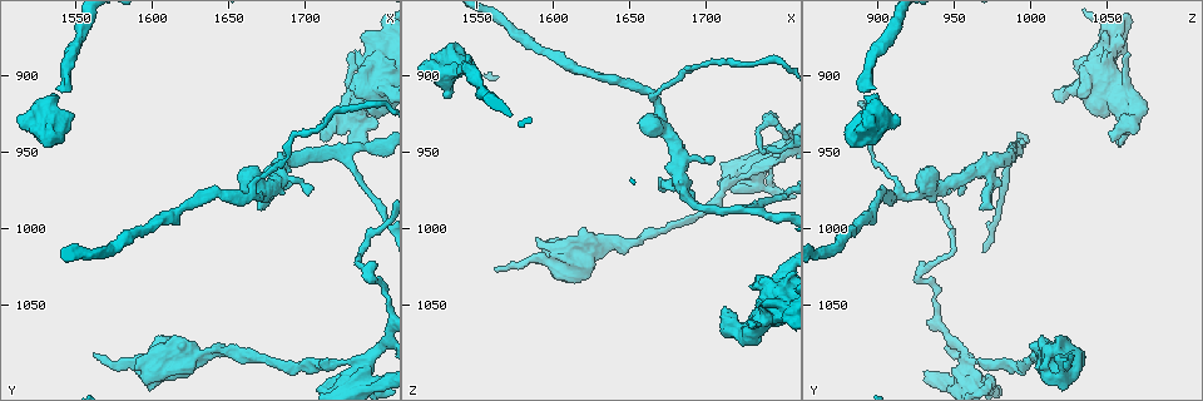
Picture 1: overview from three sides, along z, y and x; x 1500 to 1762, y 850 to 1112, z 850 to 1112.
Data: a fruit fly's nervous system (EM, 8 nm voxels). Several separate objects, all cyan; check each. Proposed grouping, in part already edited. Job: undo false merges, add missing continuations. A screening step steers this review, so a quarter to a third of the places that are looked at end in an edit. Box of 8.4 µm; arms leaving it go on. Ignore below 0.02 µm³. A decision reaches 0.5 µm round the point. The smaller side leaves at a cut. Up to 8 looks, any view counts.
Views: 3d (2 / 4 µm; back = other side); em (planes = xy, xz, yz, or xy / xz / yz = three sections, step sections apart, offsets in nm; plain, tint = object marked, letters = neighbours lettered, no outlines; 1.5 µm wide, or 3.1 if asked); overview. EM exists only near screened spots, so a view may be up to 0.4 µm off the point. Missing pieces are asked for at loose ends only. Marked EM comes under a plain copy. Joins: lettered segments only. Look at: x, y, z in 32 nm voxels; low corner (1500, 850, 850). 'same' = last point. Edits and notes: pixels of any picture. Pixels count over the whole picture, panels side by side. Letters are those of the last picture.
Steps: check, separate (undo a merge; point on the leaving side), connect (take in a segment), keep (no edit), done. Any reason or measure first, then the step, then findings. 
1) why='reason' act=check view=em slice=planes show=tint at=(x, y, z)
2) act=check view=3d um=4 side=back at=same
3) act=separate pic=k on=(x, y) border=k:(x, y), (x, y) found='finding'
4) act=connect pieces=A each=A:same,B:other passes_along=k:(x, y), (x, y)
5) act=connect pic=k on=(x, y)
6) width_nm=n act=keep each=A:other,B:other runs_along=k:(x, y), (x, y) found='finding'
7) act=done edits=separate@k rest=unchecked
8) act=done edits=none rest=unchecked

why='an open end' act=check view=em slice=planes show=letters at=(1538, 914, 890)

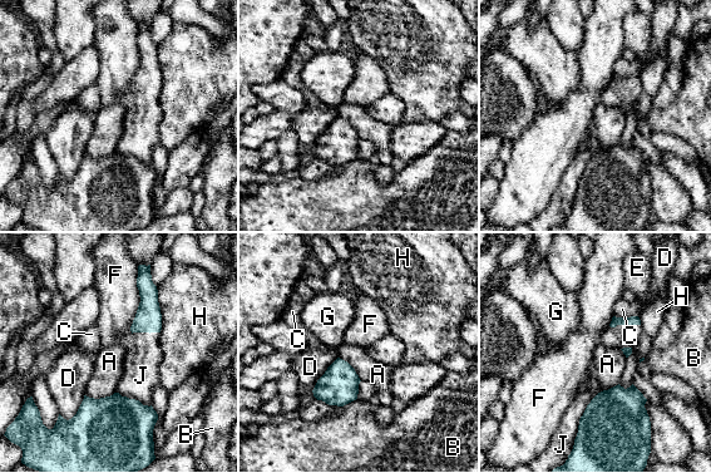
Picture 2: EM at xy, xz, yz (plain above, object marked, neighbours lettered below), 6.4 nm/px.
longest_contact=F:420nm act=connect pieces=J each=A:other,B:other,C:other,D:other,E:other,F:other,G:other,H:other,J:same found='the neuron continues'

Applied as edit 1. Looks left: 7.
why='redraw' act=check view=overview

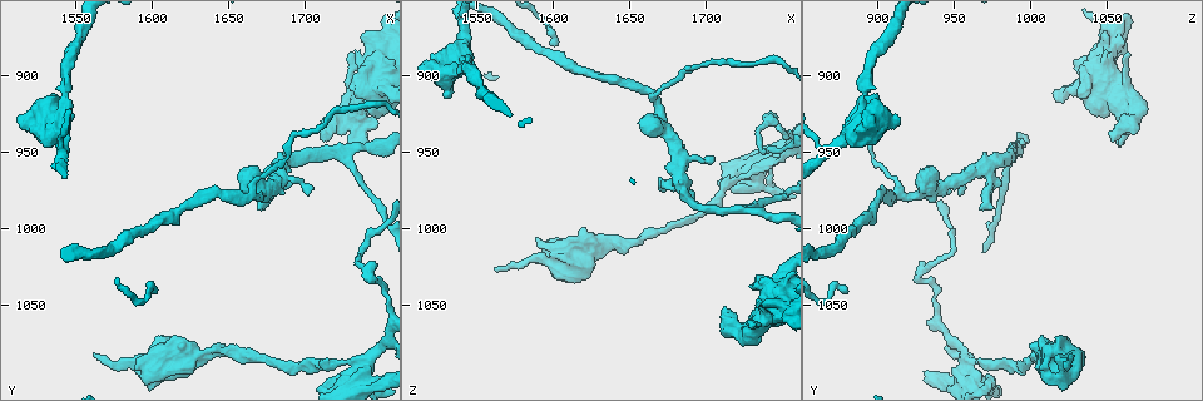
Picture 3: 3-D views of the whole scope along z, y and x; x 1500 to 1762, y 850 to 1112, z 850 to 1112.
why='branch stops here' act=check view=3d um=2 at=(1702, 978, 954)

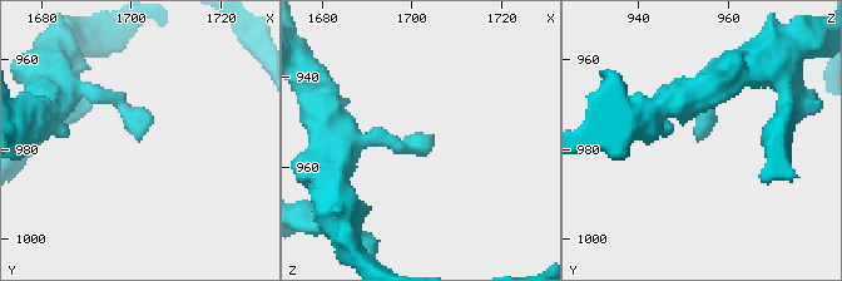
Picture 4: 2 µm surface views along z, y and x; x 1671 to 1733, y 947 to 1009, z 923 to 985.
act=check view=em slice=yz step=8 show=letters at=(1703, 976, 953)

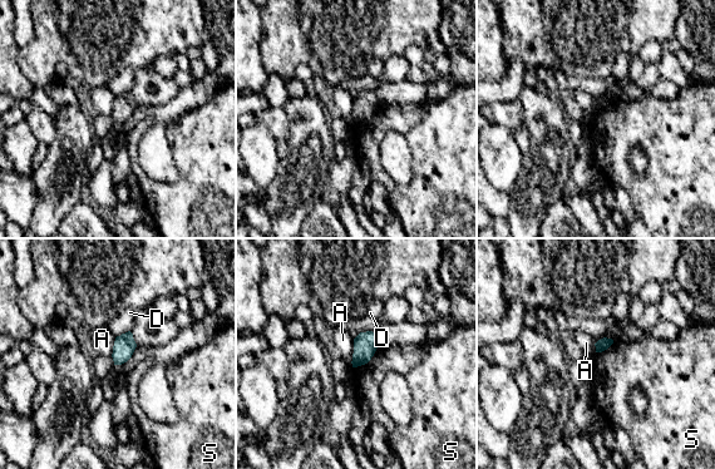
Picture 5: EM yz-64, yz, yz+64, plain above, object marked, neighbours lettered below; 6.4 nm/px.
act=keep each=A:other,D:other,S:other border=5:(378, 345), (366, 363), (353, 368) found='none of them fits'

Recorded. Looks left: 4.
act=done edits=connect@2 rest=unchecked

